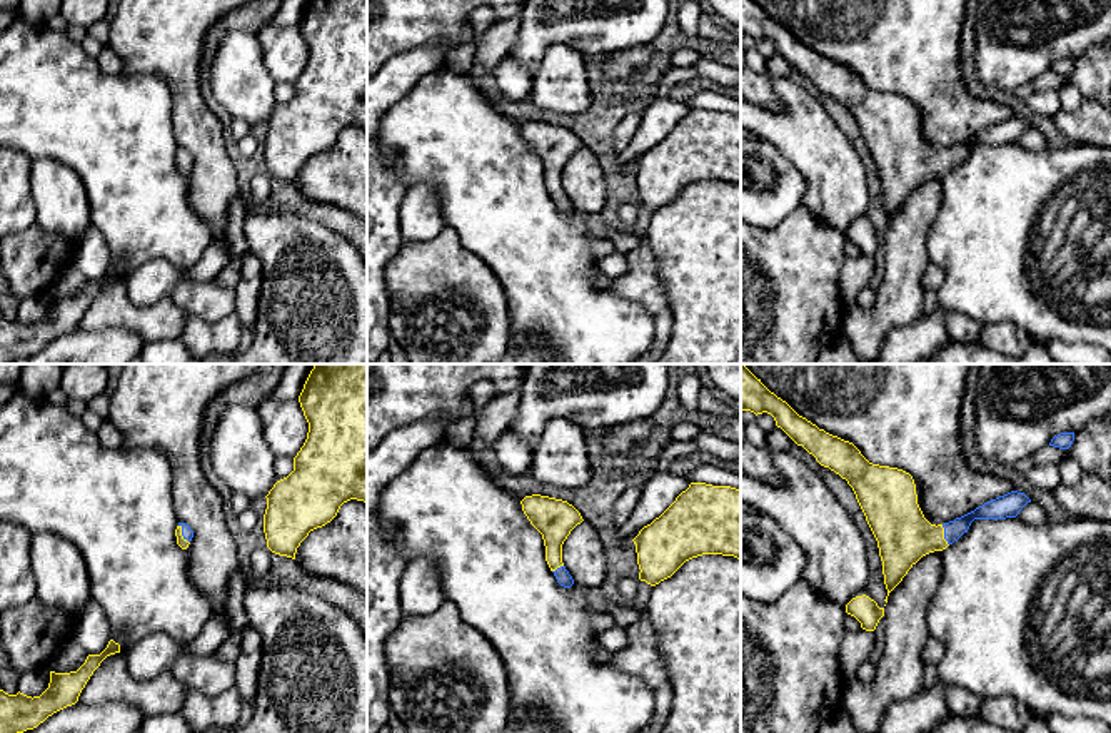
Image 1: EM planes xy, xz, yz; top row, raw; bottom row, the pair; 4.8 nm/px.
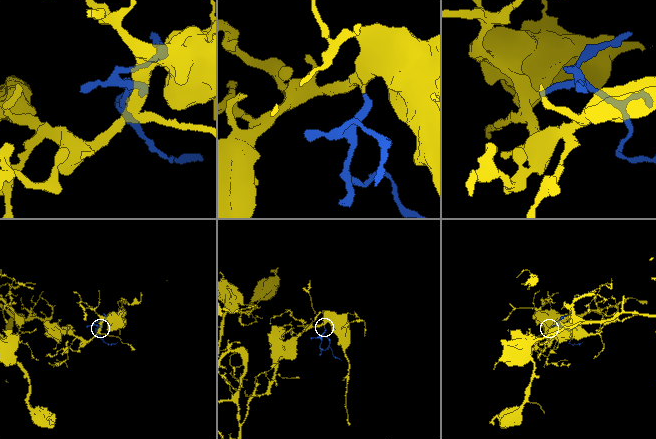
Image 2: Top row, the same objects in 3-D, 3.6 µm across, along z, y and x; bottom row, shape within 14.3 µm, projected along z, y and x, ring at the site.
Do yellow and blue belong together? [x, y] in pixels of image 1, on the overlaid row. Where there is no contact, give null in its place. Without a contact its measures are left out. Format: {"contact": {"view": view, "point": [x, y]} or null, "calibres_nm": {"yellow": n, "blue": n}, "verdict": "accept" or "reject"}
{"contact": {"view": "xy", "point": [180, 535]}, "calibres_nm": {"yellow": 50, "blue": 60}, "verdict": "accept"}

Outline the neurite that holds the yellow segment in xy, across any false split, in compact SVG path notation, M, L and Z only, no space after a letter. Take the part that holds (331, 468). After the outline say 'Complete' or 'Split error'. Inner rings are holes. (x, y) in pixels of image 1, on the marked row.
M315 364L299 396L309 422L294 471L269 491L264 514L267 548L295 559L310 531L330 523L350 499L367 504L367 364Z. Complete

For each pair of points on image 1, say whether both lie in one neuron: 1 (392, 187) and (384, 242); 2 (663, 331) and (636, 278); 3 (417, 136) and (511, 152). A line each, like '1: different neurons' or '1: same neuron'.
1: same neuron
2: same neuron
3: same neuron

